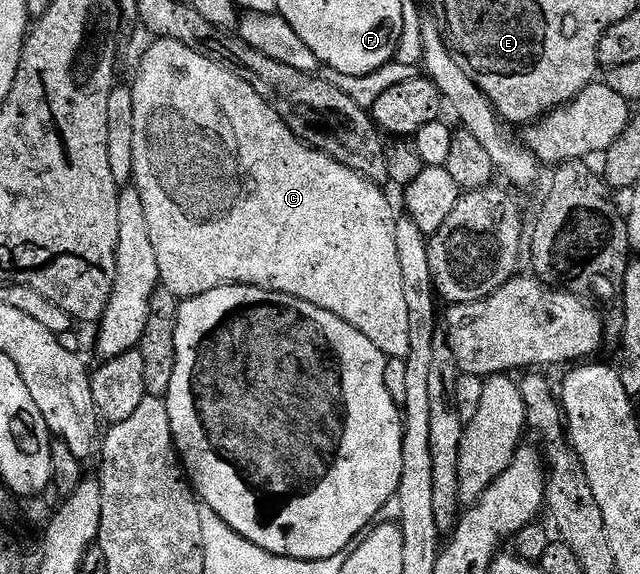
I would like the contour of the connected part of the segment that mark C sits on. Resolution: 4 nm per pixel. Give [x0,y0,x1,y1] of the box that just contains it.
[130,38,411,359]

